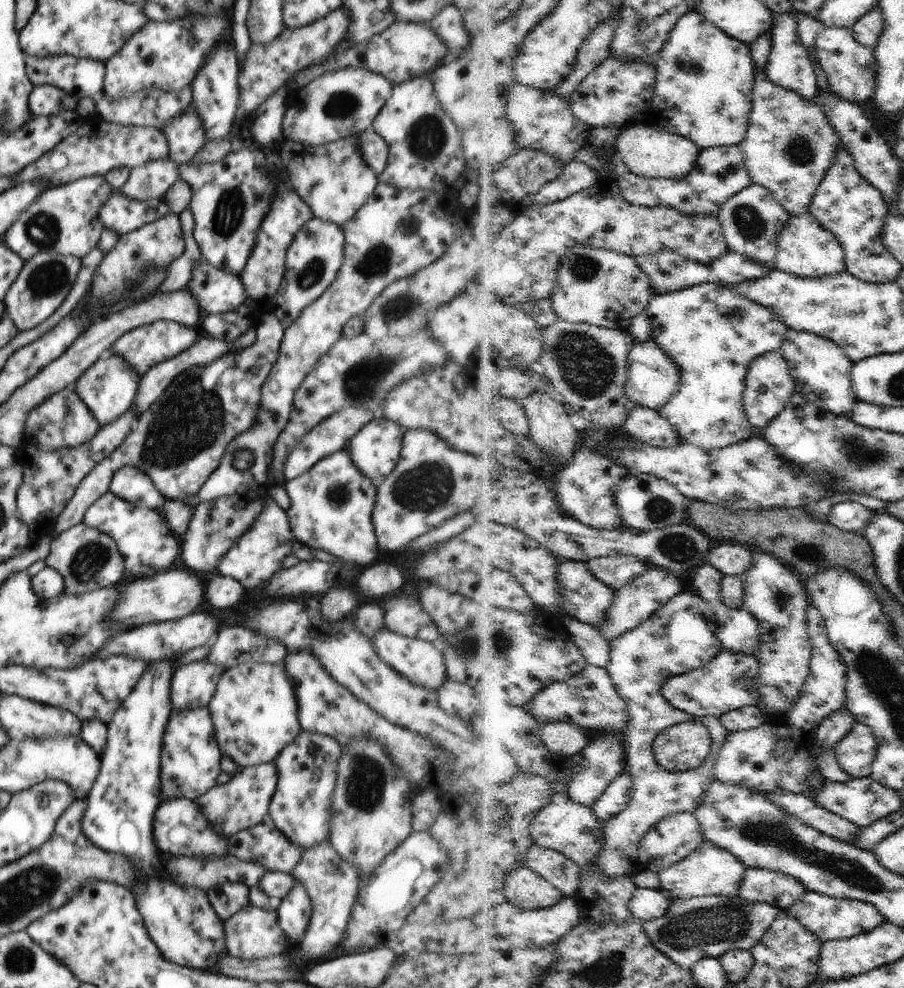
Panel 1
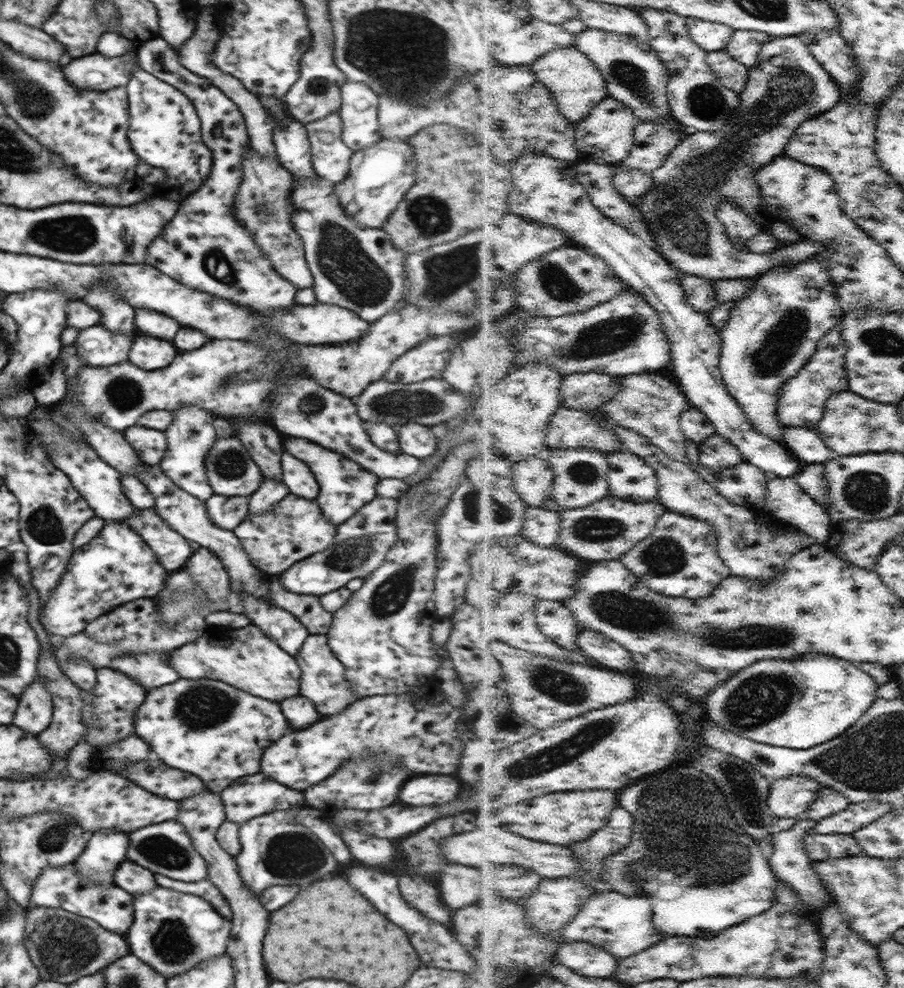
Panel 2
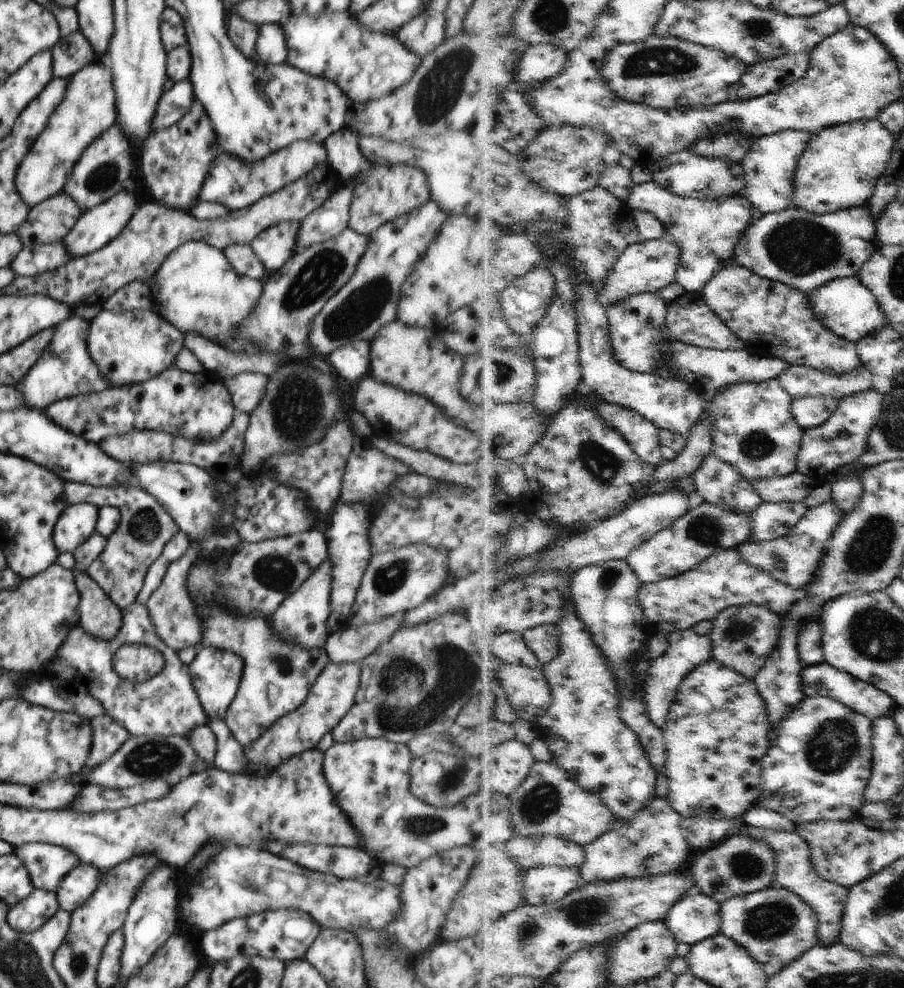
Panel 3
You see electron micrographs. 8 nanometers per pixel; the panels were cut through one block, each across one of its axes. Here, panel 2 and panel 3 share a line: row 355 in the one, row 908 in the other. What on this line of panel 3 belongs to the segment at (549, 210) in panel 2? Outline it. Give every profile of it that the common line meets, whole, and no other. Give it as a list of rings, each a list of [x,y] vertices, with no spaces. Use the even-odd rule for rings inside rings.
[[[699,891],[689,893],[672,907],[667,925],[677,936],[678,942],[696,945],[698,942],[715,937],[723,930],[723,905],[712,896]]]

